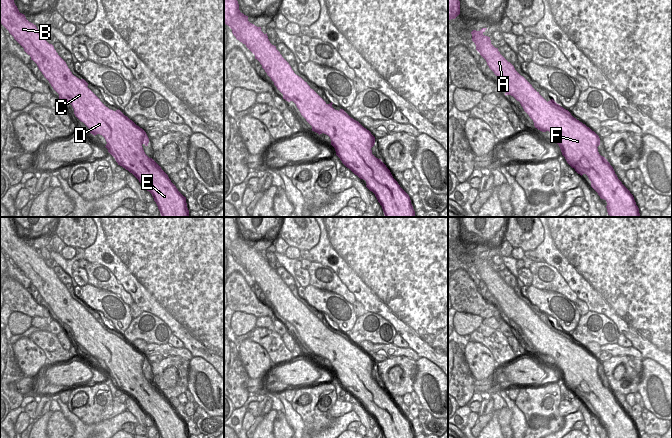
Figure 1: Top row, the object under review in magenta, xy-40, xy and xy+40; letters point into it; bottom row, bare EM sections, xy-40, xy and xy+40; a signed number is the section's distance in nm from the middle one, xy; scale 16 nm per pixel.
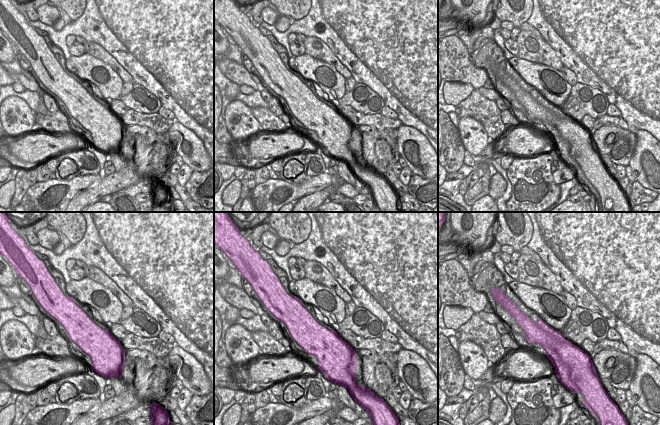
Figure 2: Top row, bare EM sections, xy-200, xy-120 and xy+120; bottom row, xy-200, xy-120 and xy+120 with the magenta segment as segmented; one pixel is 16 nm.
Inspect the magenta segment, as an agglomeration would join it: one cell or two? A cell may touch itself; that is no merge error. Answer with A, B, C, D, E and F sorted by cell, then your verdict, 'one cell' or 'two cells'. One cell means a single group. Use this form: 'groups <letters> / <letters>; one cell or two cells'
groups A B C D E F; one cell

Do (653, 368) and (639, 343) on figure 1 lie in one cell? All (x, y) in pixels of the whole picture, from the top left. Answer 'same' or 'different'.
different

